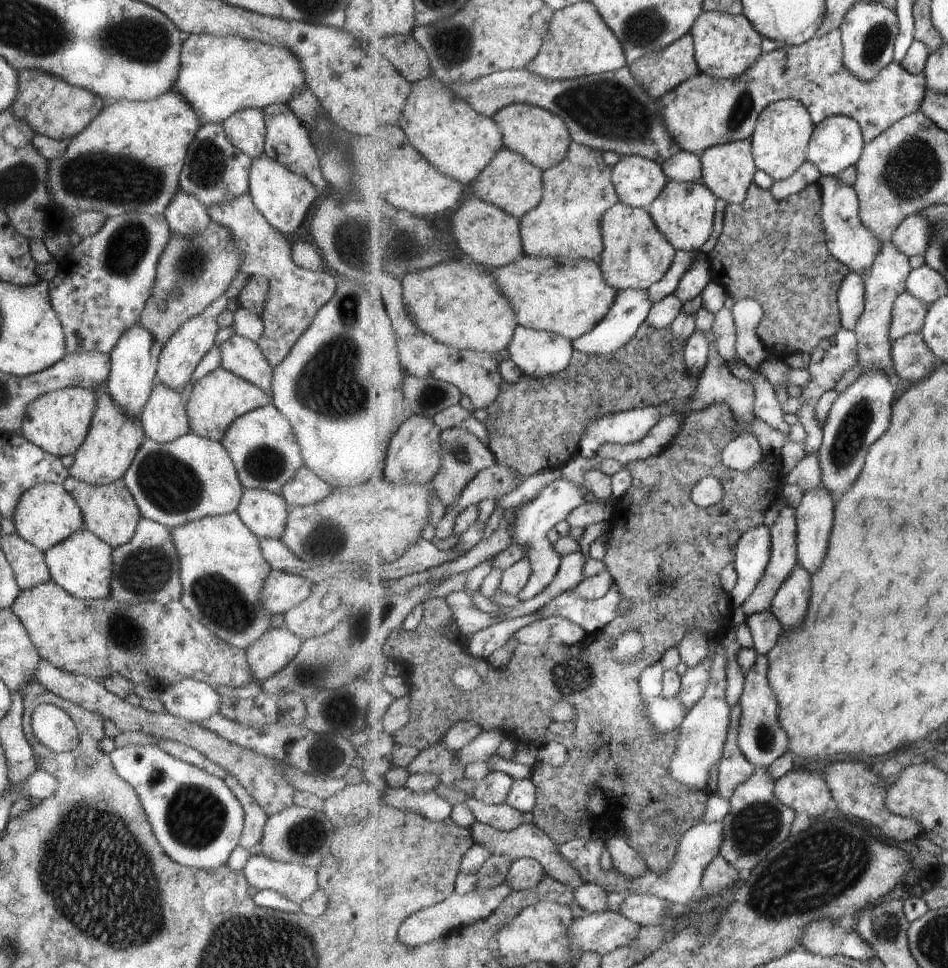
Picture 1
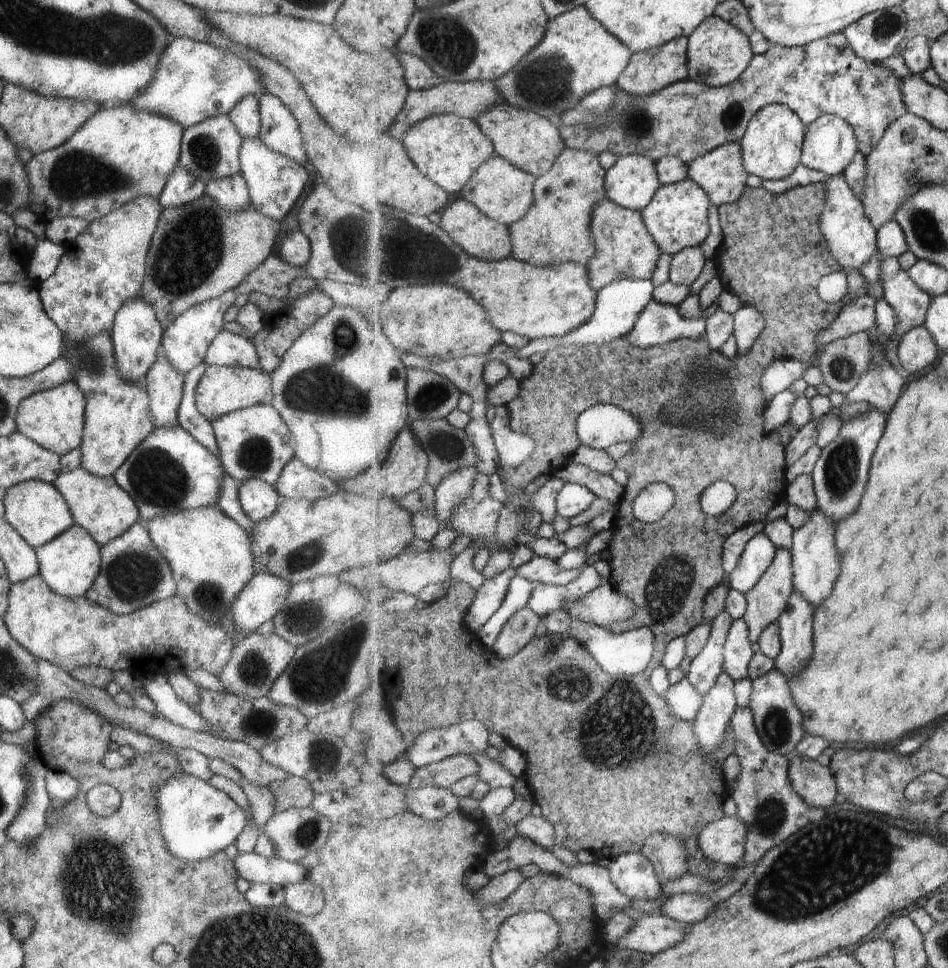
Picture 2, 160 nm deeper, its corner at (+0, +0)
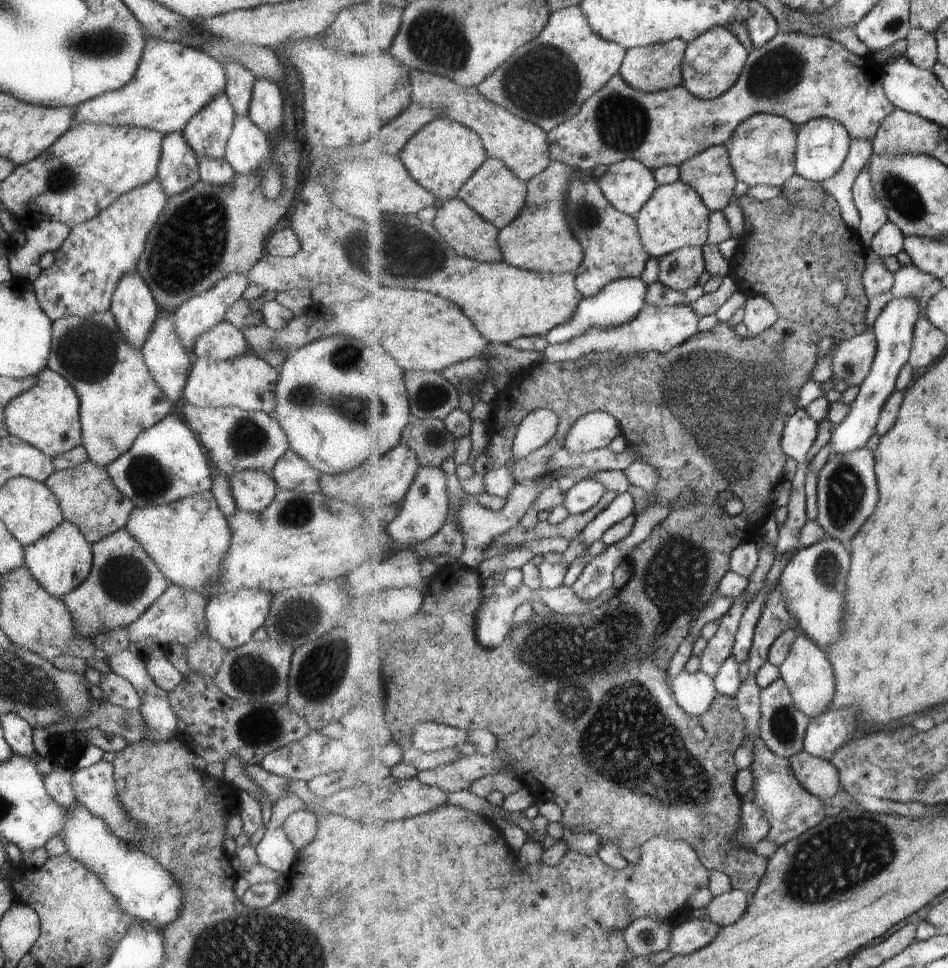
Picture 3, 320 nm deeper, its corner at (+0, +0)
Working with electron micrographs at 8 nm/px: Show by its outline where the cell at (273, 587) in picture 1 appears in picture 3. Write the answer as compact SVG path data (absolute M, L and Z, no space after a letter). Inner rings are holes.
M242 588L207 598L204 608L206 634L227 650L245 644L253 639L252 634L263 624L272 596L267 591Z

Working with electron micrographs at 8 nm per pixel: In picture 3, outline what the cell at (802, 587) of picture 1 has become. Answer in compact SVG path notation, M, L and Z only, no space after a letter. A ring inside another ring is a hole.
M799 628L796 633L798 637L792 646L792 654L780 666L780 673L790 688L795 706L812 719L831 709L832 702L836 698L836 672L828 654L818 644Z

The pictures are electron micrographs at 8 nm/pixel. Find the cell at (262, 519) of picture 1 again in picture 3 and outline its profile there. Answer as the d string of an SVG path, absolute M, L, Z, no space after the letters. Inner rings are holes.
M257 469L235 471L227 478L236 508L245 512L261 512L277 491L270 475Z

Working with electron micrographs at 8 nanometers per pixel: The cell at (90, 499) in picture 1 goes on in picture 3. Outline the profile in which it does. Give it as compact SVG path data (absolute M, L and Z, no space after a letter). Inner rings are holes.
M89 460L62 471L53 470L43 484L55 495L64 520L74 524L89 544L117 529L123 529L129 512L134 507L118 491L104 467Z

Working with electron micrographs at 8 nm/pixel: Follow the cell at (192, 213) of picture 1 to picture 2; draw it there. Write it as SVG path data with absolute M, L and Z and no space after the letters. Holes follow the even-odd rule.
M178 162L174 164L169 176L158 194L162 208L178 207L198 199L204 193L204 182L190 175Z

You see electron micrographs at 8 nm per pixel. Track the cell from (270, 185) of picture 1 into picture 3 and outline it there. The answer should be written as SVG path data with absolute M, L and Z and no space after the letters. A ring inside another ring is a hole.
M234 113L232 127L224 146L222 158L225 159L225 162L231 166L235 173L257 175L262 180L262 193L265 198L274 199L281 192L280 165L272 157L272 146L269 138L249 120L247 115Z

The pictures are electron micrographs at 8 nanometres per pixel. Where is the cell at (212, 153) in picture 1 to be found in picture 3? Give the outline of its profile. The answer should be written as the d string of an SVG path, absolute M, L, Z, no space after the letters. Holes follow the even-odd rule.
M221 91L187 121L182 133L197 160L201 157L223 159L234 113L228 96Z

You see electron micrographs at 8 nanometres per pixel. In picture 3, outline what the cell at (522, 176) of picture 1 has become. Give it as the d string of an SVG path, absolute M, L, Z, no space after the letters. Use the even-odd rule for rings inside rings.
M489 157L479 171L464 184L457 198L464 200L473 210L492 222L498 229L508 227L524 210L528 198L528 183L521 180L499 159Z

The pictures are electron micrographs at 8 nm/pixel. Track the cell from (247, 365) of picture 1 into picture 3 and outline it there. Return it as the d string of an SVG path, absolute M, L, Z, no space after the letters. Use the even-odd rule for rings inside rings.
M223 320L209 330L203 331L194 340L192 356L207 357L213 360L233 358L249 350L242 332Z

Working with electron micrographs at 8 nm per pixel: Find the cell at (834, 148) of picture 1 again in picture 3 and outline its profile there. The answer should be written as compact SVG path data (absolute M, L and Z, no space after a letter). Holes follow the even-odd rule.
M829 117L813 119L802 124L798 127L796 174L810 181L823 182L832 179L848 159L852 139L844 124Z

